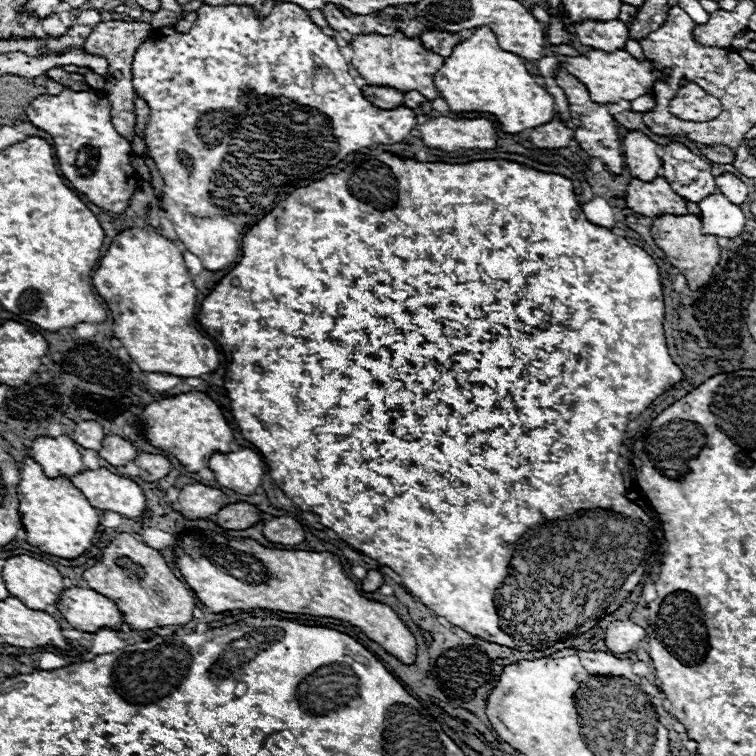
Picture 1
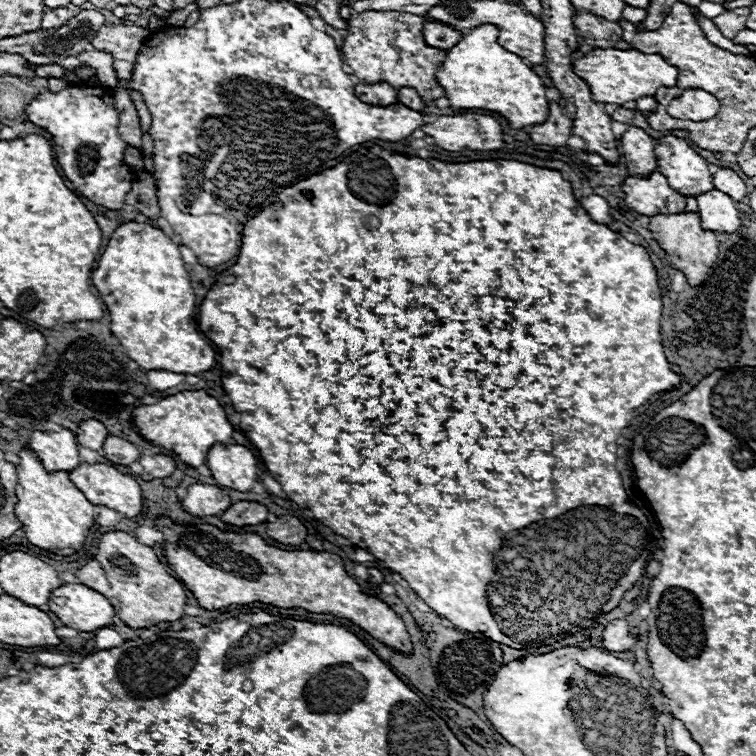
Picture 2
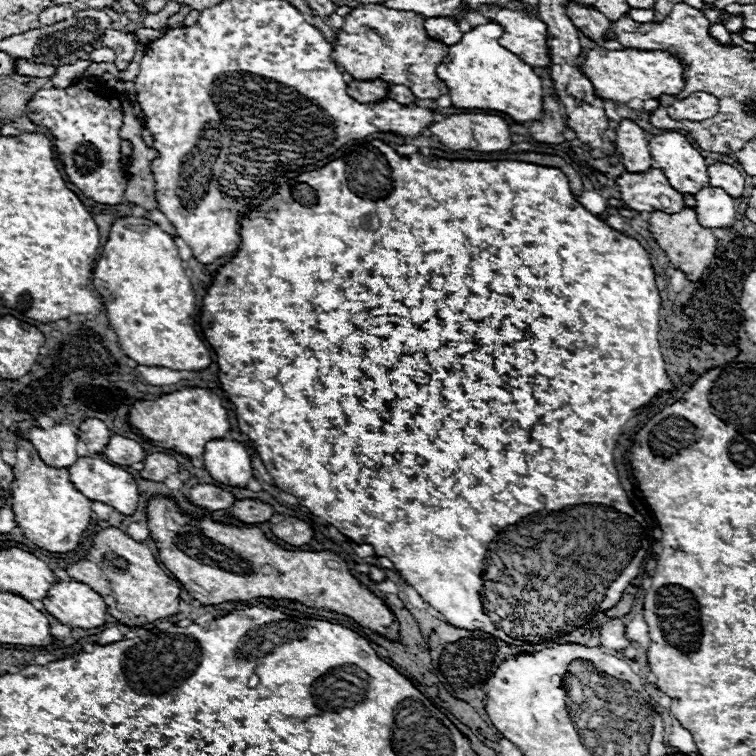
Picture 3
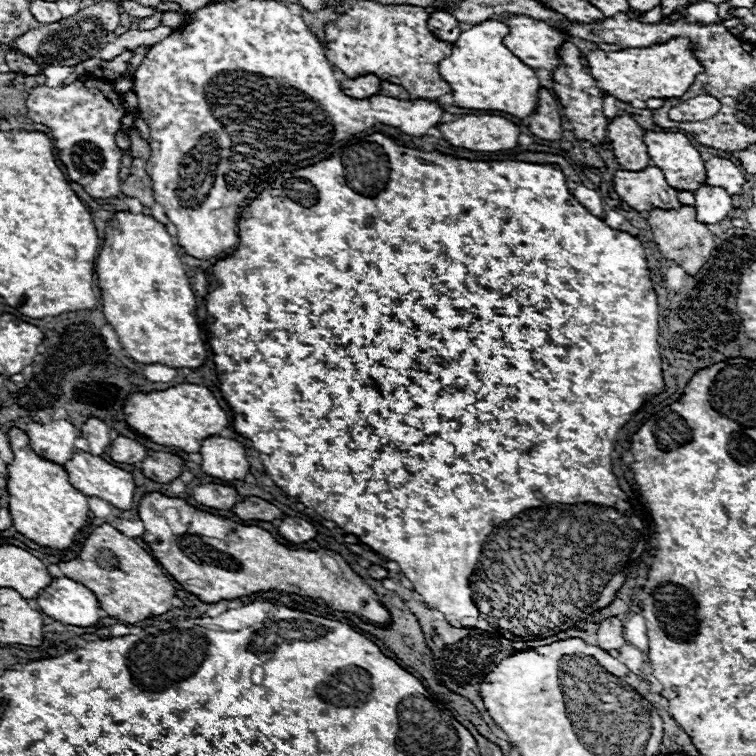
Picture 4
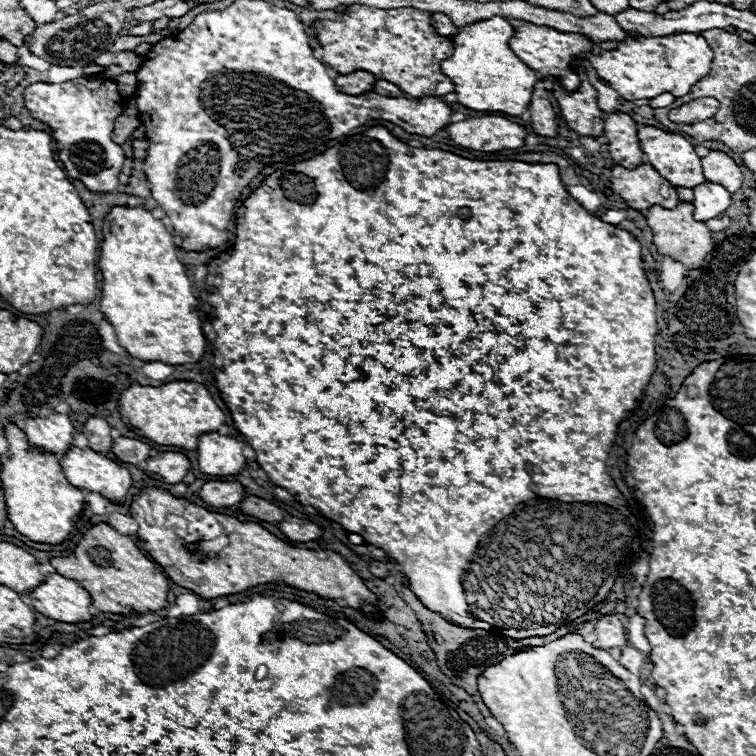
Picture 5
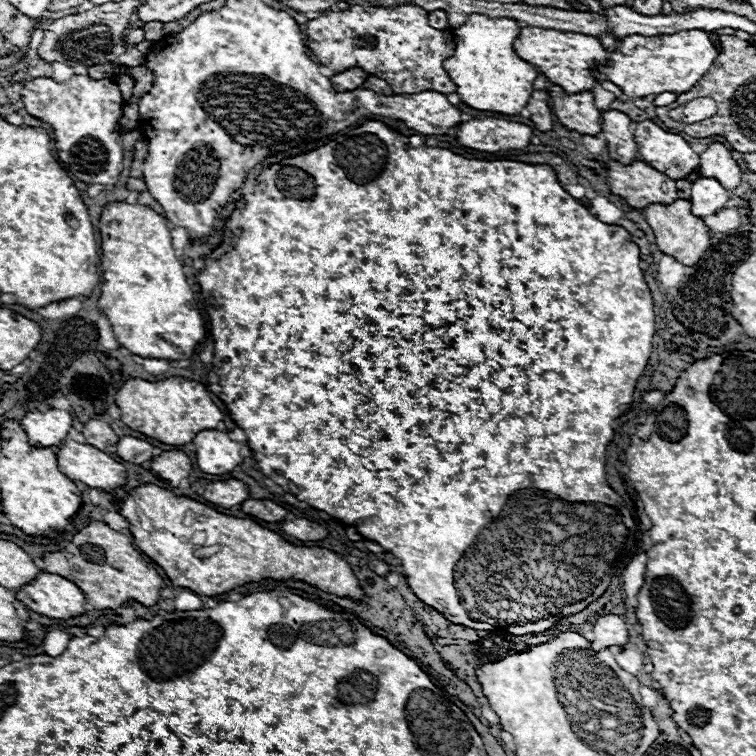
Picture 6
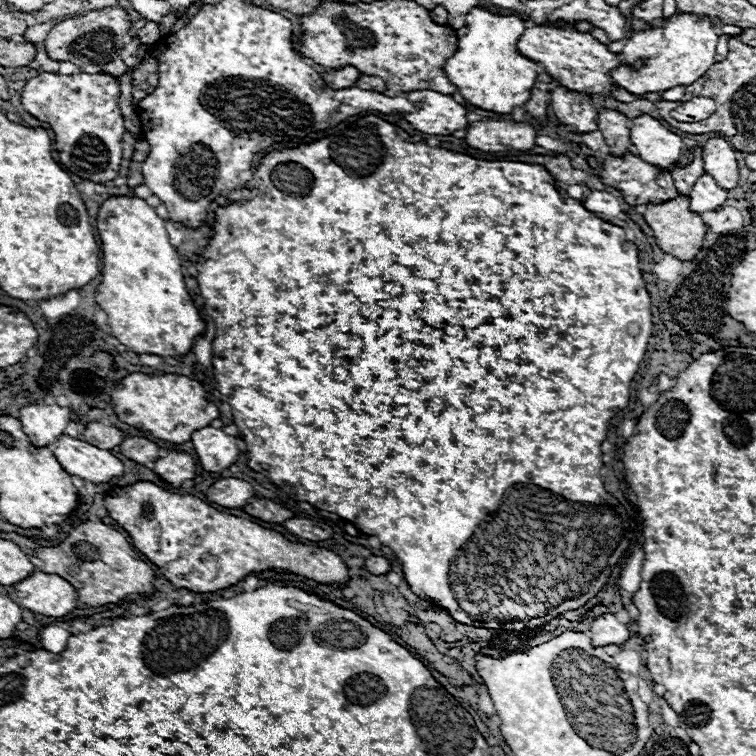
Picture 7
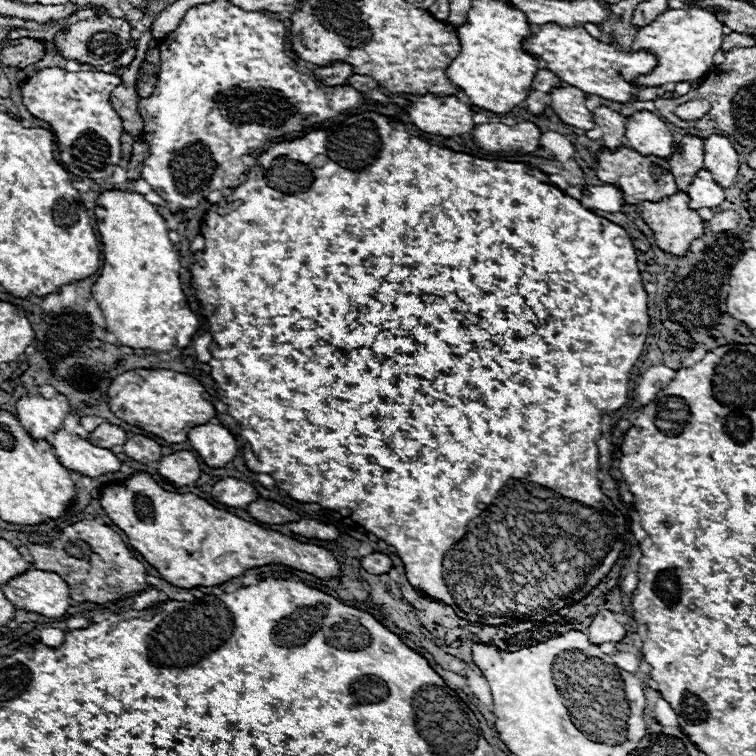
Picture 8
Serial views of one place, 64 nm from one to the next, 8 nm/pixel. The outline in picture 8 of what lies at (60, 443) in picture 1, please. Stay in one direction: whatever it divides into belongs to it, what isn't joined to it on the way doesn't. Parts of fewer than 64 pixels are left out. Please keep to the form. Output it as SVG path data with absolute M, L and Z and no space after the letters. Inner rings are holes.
M62 394L52 400L42 396L22 396L16 404L16 418L34 440L46 440L48 434L62 428L68 410L70 404Z

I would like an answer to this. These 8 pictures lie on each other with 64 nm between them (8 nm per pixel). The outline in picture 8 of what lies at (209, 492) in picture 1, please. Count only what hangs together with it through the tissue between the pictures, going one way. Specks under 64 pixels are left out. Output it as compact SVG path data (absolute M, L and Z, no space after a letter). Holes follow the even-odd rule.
M224 478L224 480L216 482L210 494L216 502L234 506L234 508L244 508L250 502L258 500L258 492L254 490L254 486L248 482L236 480L236 478Z

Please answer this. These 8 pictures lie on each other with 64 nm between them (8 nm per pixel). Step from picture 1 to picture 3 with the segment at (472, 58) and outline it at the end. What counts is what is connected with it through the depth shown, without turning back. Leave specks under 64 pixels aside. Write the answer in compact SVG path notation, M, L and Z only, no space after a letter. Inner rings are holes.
M488 22L472 28L462 36L462 40L450 46L448 56L436 68L440 80L448 84L448 94L454 108L482 108L498 110L508 114L514 122L524 124L540 120L542 116L542 80L534 70L520 60L516 54L508 52L498 44L504 28L496 22Z

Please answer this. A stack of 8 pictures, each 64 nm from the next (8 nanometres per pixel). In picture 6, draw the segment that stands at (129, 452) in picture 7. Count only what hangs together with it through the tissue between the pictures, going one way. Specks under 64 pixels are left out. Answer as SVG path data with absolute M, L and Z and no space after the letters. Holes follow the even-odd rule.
M122 436L116 442L116 454L132 464L142 464L146 460L154 458L154 446L150 442L132 438L132 436Z

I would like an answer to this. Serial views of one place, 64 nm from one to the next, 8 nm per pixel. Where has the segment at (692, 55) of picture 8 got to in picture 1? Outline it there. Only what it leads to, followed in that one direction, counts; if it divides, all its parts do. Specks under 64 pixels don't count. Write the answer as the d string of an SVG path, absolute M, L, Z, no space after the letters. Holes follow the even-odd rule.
M590 50L580 56L566 56L564 62L558 66L566 68L570 74L574 74L590 92L590 98L600 104L612 104L618 100L634 100L642 94L650 94L656 78L660 78L658 72L652 72L650 60L636 60L624 50L616 52L604 52L604 50Z

